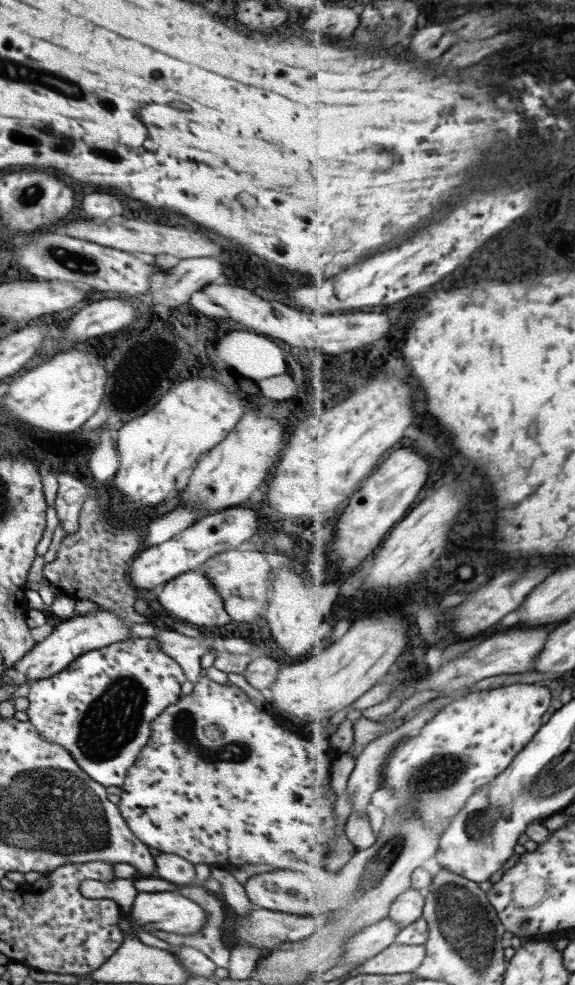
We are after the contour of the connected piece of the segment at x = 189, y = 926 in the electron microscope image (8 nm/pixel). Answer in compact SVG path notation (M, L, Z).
M139 892L127 914L145 933L161 931L185 936L195 935L203 927L206 912L197 903L185 900L185 896L177 892Z

